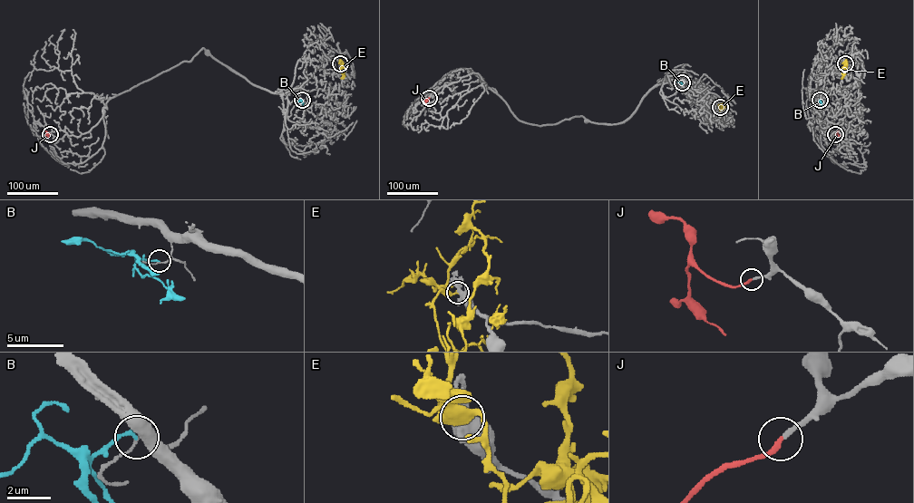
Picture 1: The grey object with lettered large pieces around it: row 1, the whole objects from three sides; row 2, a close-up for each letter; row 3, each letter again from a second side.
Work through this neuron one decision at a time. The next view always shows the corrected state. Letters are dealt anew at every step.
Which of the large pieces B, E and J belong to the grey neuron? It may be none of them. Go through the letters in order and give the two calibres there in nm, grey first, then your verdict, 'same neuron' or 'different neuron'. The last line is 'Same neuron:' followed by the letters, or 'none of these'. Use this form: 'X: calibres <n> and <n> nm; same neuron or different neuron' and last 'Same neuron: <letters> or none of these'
B: calibres 110 and 140 nm; different neuron
E: calibres 550 and 320 nm; different neuron
J: calibres 200 and 240 nm; same neuron
Same neuron: J

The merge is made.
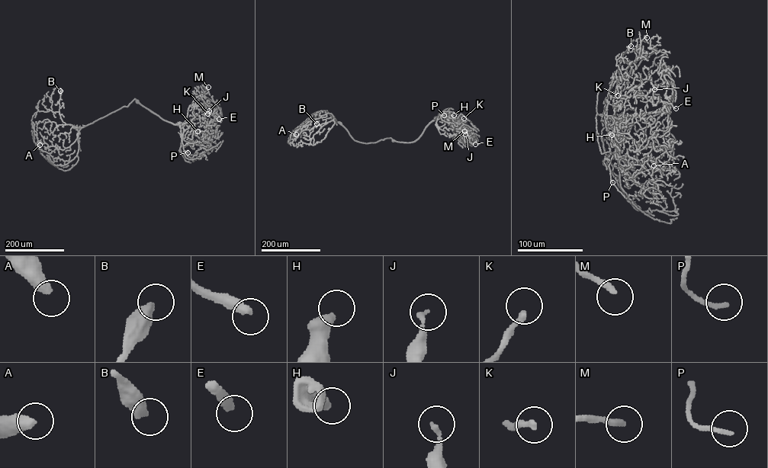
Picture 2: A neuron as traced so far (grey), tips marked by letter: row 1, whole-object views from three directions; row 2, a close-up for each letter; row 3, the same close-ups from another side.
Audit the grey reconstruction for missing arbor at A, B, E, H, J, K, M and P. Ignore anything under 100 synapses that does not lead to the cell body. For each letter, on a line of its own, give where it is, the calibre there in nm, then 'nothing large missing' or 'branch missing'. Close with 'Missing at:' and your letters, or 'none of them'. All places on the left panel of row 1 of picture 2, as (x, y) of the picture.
A: (40, 145) | 440 nm | nothing large missing
B: (60, 91) | 550 nm | nothing large missing
E: (219, 119) | 400 nm | branch missing
H: (197, 131) | 480 nm | nothing large missing
J: (209, 110) | 180 nm | nothing large missing
K: (207, 113) | 220 nm | nothing large missing
M: (208, 87) | 260 nm | nothing large missing
P: (187, 152) | 190 nm | nothing large missing
Missing at: E

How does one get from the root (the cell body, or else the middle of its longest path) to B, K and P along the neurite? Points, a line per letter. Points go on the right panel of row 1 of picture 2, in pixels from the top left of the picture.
B: (668, 68), (662, 63), (673, 87), (670, 104), (608, 128), (602, 117), (631, 46)
K: (668, 68), (672, 94), (660, 110), (615, 121), (618, 104), (631, 90), (640, 91), (635, 95), (618, 95)
P: (668, 68), (672, 94), (666, 104), (658, 110), (637, 115), (615, 125), (615, 152), (608, 165), (612, 182)

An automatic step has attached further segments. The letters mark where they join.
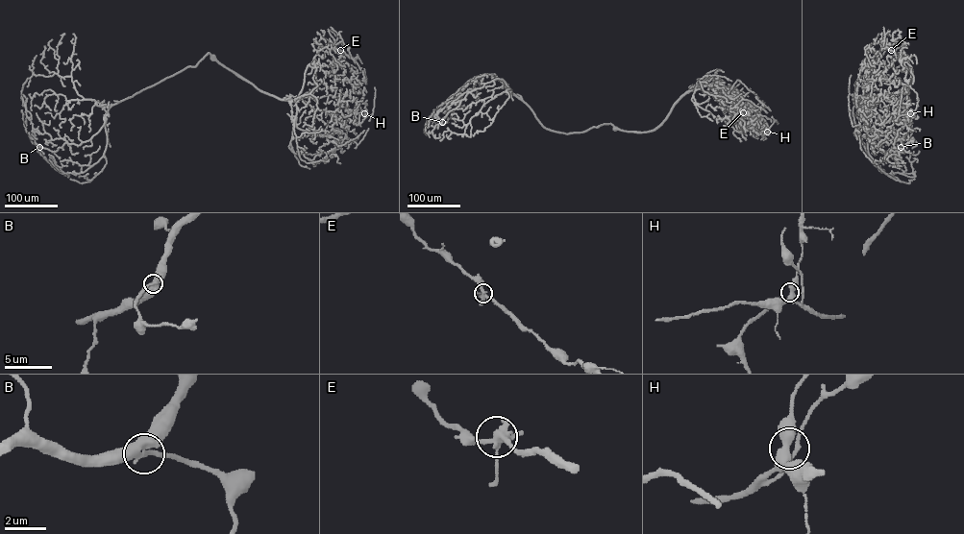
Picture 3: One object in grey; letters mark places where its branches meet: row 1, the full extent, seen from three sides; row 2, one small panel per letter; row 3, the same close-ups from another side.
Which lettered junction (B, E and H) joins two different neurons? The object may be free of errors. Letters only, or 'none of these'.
none of these

